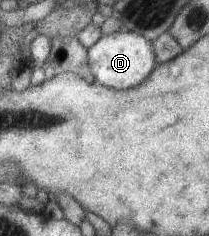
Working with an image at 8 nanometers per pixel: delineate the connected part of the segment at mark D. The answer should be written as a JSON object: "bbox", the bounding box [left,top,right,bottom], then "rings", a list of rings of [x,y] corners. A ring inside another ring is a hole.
{"bbox":[86,32,156,90],"rings":[[[133,32],[102,35],[86,49],[86,54],[94,81],[114,90],[126,90],[141,84],[156,65],[151,42]]]}

